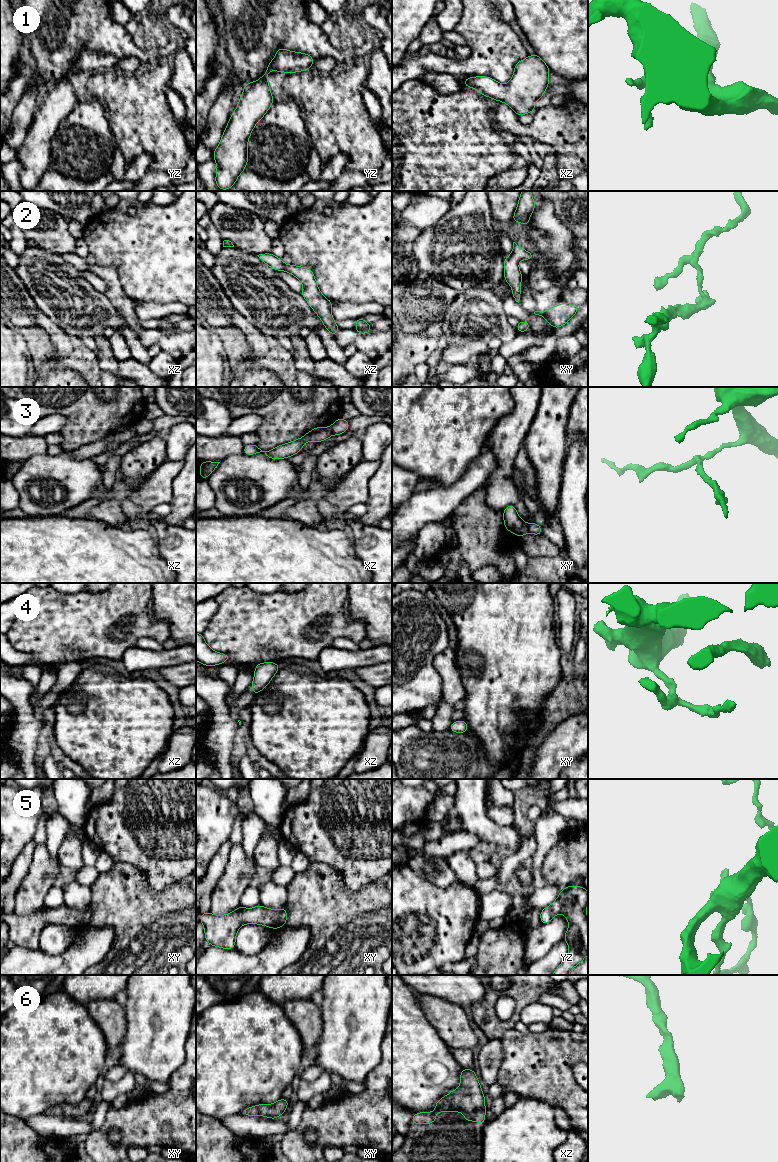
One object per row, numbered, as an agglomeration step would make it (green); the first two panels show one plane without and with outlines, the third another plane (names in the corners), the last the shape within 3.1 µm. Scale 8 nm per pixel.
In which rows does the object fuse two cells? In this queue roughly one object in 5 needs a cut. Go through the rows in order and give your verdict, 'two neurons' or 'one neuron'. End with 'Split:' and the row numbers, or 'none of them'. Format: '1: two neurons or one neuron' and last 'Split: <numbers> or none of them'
1: one neuron
2: one neuron
3: two neurons
4: one neuron
5: one neuron
6: one neuron
Split: 3

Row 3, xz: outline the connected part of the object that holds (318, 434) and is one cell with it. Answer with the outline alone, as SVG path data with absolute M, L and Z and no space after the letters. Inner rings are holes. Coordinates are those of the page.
M316 427L305 434L303 437L277 446L272 450L262 451L257 446L257 444L244 445L243 453L245 455L254 455L260 452L264 452L270 459L284 459L299 453L306 442L322 442L331 437L332 434L333 433L330 427Z

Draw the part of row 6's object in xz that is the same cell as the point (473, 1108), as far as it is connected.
M462 1068L460 1087L439 1099L431 1113L414 1113L411 1123L434 1123L437 1112L462 1112L464 1121L486 1122L485 1096L474 1070Z

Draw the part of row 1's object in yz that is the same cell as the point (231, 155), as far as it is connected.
M277 50L273 60L267 65L263 76L255 82L244 85L243 94L236 110L230 116L226 129L214 150L213 160L217 162L215 183L221 190L234 186L237 178L246 169L248 139L257 124L274 103L267 78L270 70L295 73L309 70L314 58L301 52Z

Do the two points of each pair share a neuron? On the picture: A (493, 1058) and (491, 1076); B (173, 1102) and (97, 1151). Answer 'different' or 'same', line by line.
A: same
B: same

